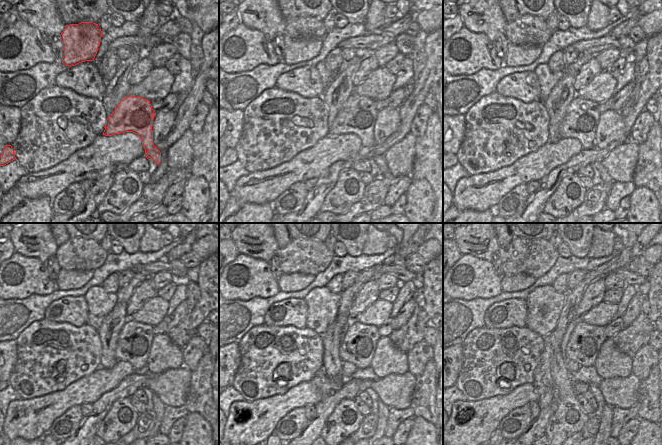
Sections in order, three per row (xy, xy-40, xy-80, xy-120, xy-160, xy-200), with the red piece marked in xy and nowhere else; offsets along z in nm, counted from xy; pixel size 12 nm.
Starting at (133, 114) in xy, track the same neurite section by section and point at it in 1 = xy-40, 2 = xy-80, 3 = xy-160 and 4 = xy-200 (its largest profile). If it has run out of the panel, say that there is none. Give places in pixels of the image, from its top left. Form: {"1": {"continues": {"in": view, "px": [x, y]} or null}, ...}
{"1": {"continues": {"in": "xy-40", "px": [357, 115]}}, "2": {"continues": {"in": "xy-80", "px": [582, 116]}}, "3": {"continues": {"in": "xy-160", "px": [358, 346]}}, "4": {"continues": {"in": "xy-200", "px": [585, 341]}}}

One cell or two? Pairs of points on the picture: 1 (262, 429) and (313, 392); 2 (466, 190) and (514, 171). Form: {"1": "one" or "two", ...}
{"1": "one", "2": "one"}

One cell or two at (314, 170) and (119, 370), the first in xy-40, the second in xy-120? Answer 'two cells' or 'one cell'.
one cell

